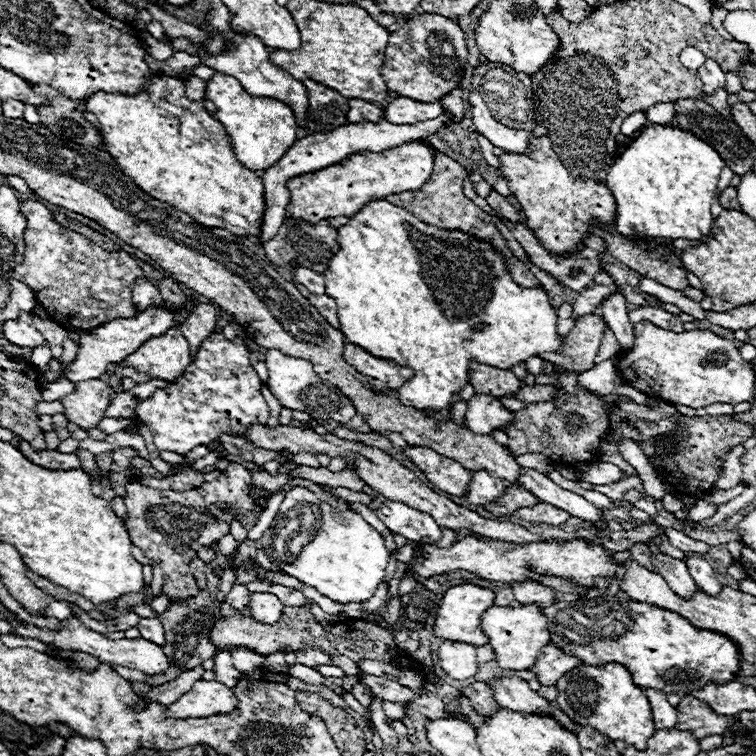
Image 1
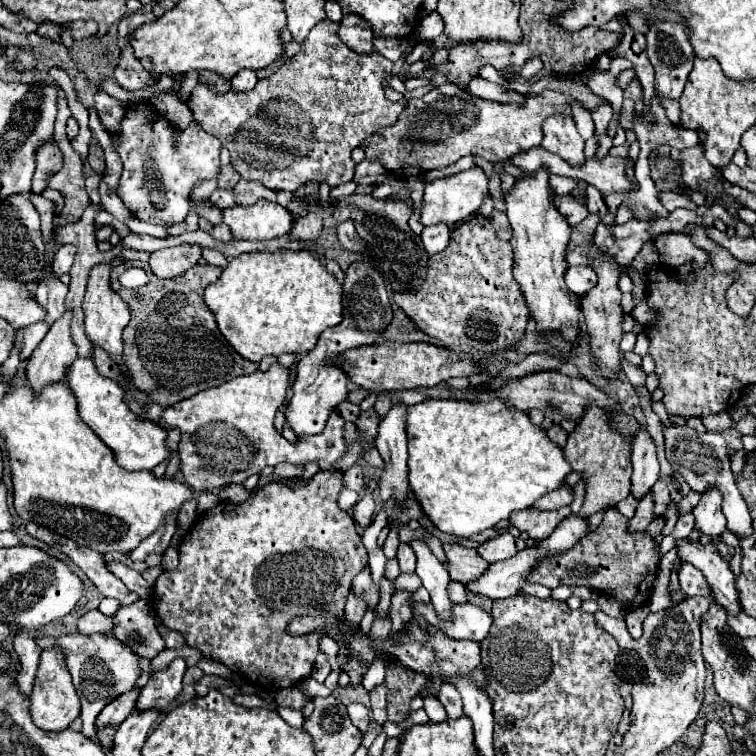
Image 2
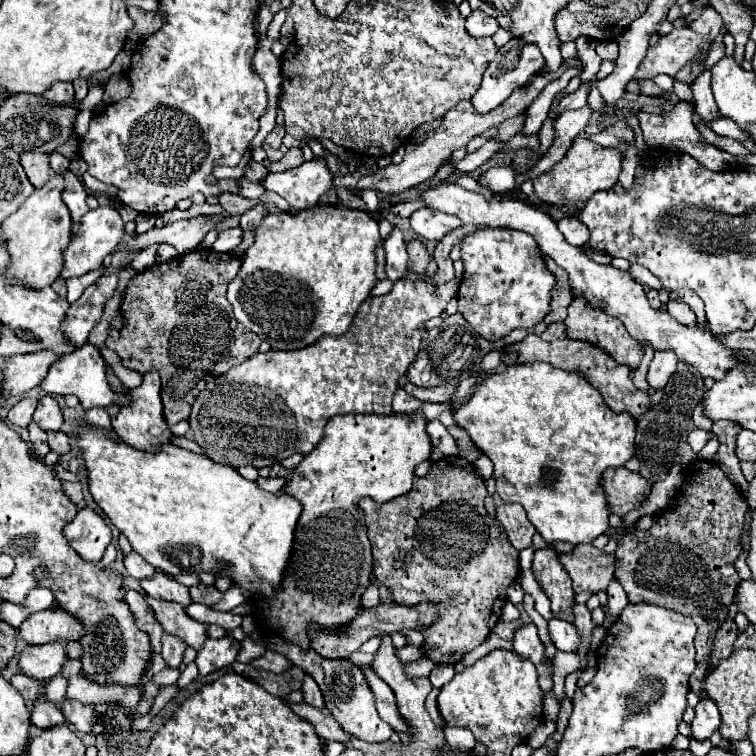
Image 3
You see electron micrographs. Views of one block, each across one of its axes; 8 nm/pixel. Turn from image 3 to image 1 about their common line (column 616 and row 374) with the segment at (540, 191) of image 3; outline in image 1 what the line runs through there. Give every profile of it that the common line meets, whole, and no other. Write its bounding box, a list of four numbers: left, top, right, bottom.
[124,328,190,382]

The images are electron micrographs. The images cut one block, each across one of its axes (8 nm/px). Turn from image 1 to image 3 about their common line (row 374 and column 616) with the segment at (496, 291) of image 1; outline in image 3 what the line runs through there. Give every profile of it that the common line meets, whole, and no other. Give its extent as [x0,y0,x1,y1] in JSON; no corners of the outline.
[454,362,636,544]

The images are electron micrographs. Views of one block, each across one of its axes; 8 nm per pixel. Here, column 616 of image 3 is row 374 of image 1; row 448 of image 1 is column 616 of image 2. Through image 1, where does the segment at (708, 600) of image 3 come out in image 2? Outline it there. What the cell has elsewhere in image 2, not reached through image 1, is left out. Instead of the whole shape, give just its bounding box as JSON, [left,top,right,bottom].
[528,508,658,606]

